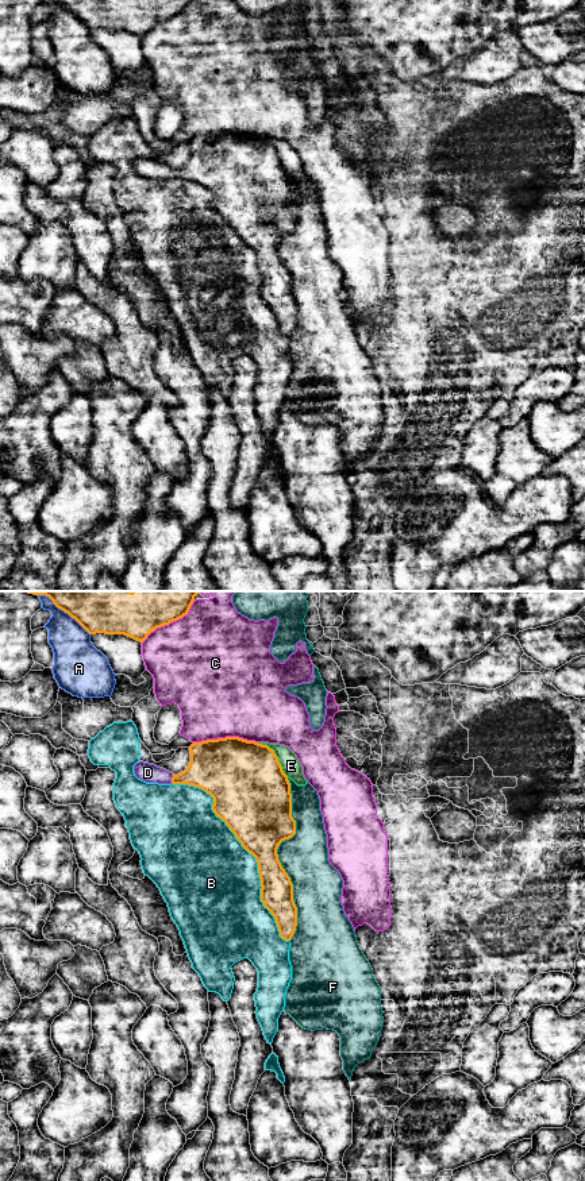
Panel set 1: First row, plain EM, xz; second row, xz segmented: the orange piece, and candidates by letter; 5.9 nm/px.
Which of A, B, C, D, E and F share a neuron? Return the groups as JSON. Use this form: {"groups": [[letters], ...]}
{"groups": [["A", "E"], ["B"], ["C"], ["D"], ["F"]]}

